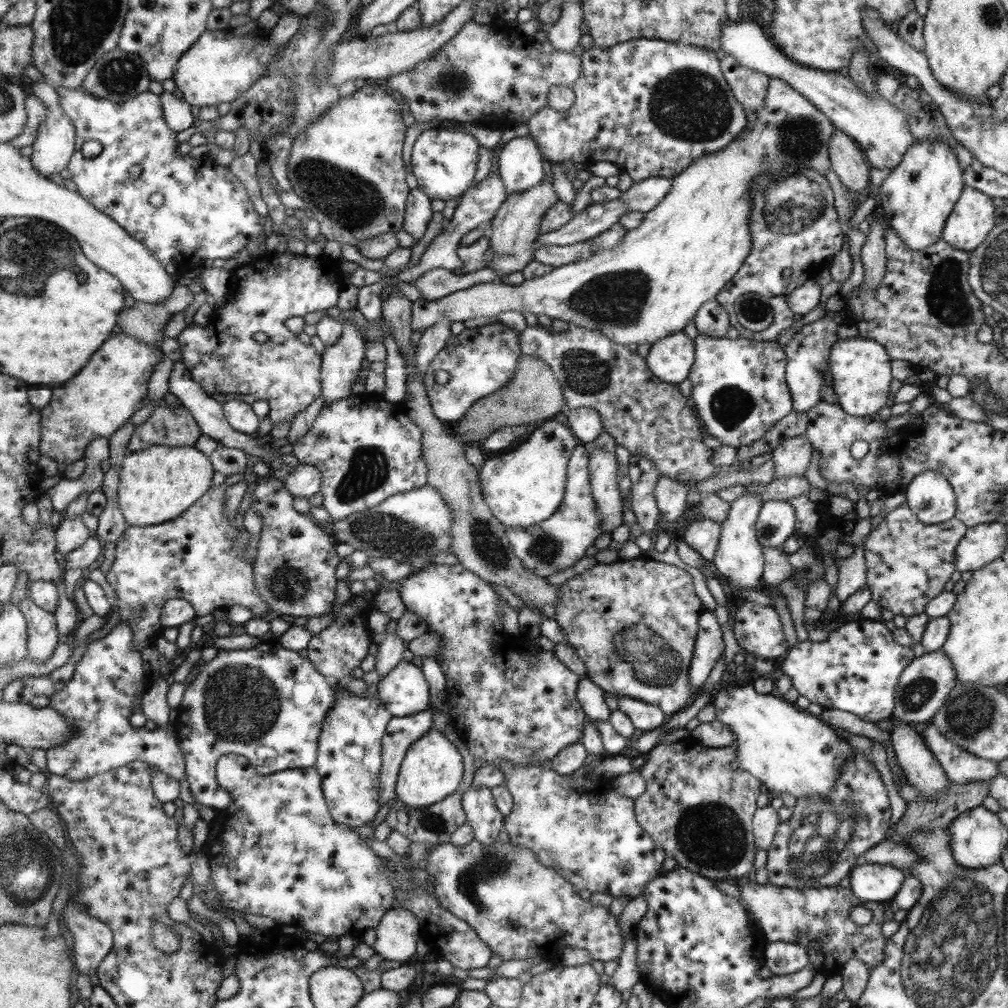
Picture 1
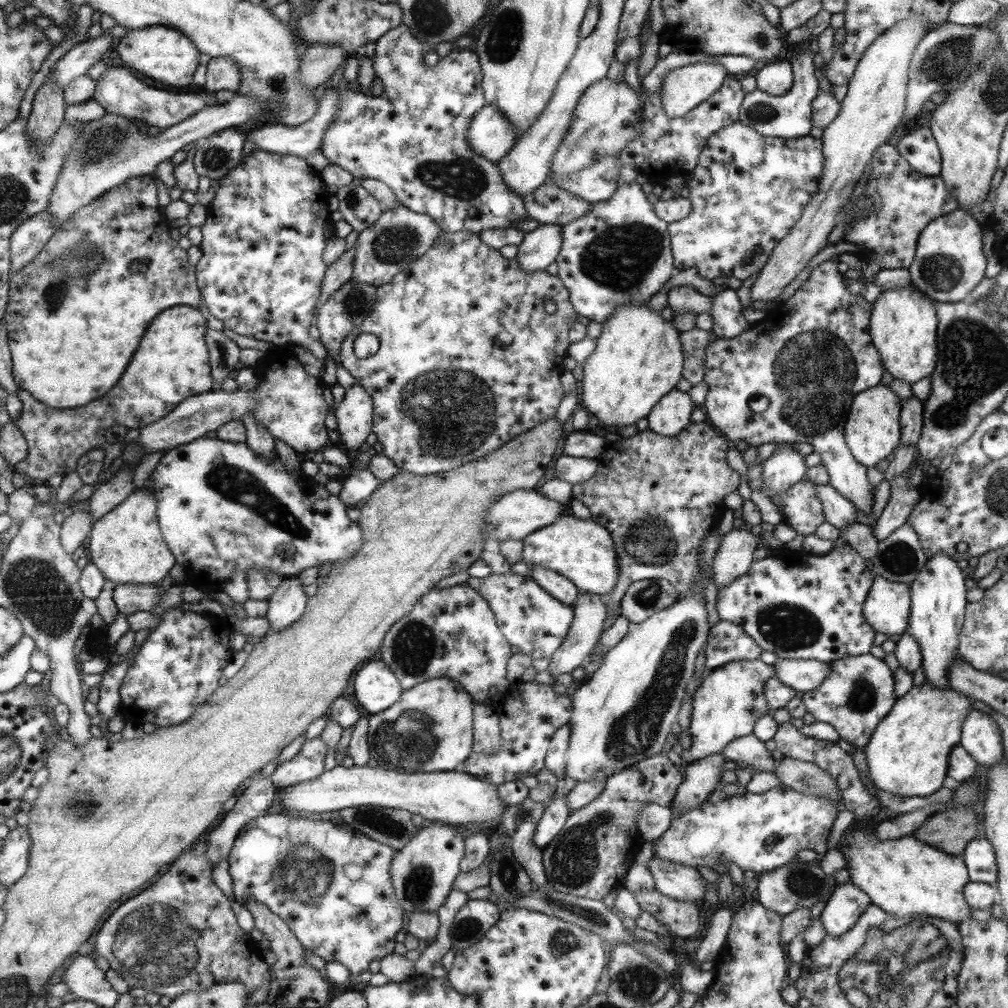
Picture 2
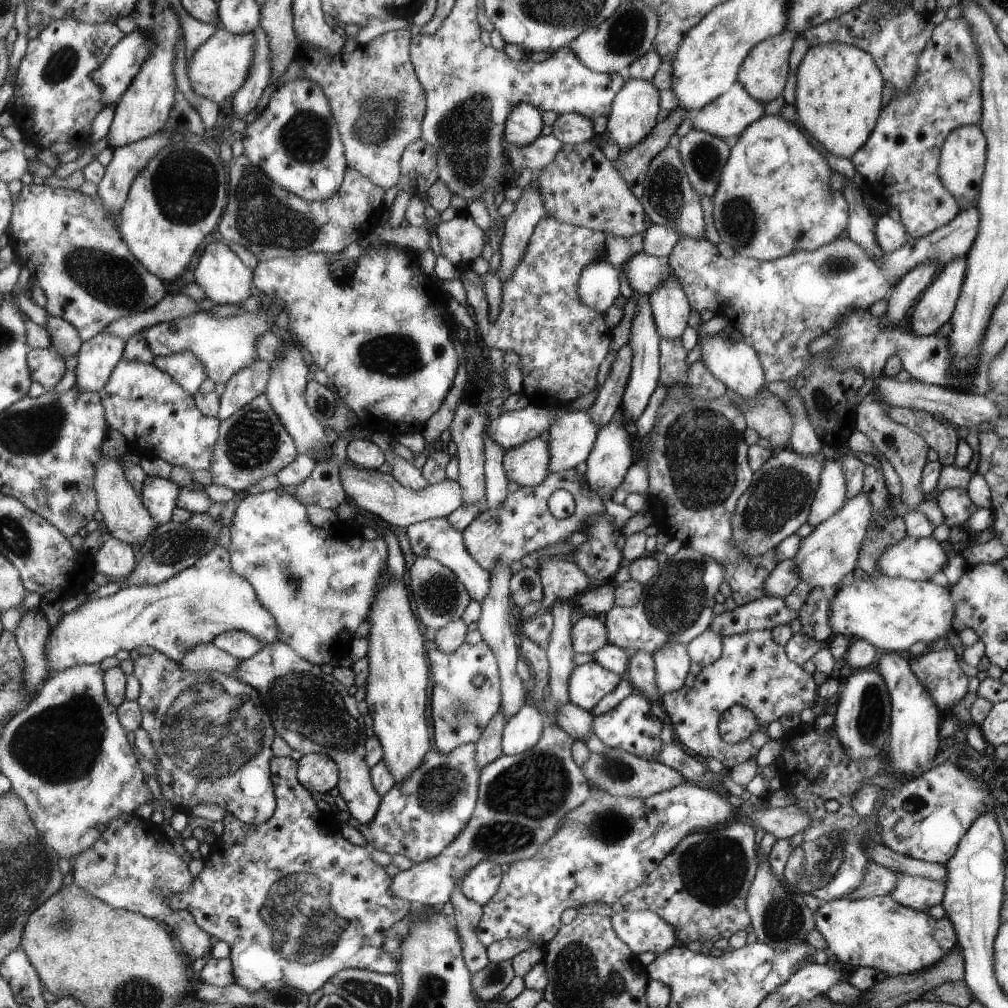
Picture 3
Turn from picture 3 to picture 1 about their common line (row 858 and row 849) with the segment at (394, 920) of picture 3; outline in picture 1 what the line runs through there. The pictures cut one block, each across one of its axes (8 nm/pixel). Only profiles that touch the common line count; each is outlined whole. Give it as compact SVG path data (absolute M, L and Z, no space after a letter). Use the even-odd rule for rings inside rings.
M232 754L221 756L215 772L220 788L224 788L231 796L231 803L222 814L222 820L224 820L224 830L222 832L228 830L228 834L222 834L222 836L226 836L224 838L226 840L226 854L216 854L214 858L209 859L211 883L218 896L219 904L240 912L268 916L268 918L276 921L278 927L284 924L294 924L302 927L307 932L322 934L322 936L328 938L331 936L340 937L345 934L360 936L366 930L376 929L379 926L381 919L391 910L397 899L395 886L391 881L391 876L383 871L383 858L376 855L366 842L362 844L360 834L354 834L348 825L340 824L331 815L330 806L327 802L324 802L323 777L320 776L315 766L288 769L274 772L271 775L261 775L257 773L255 766L252 766L252 763L245 756Z

